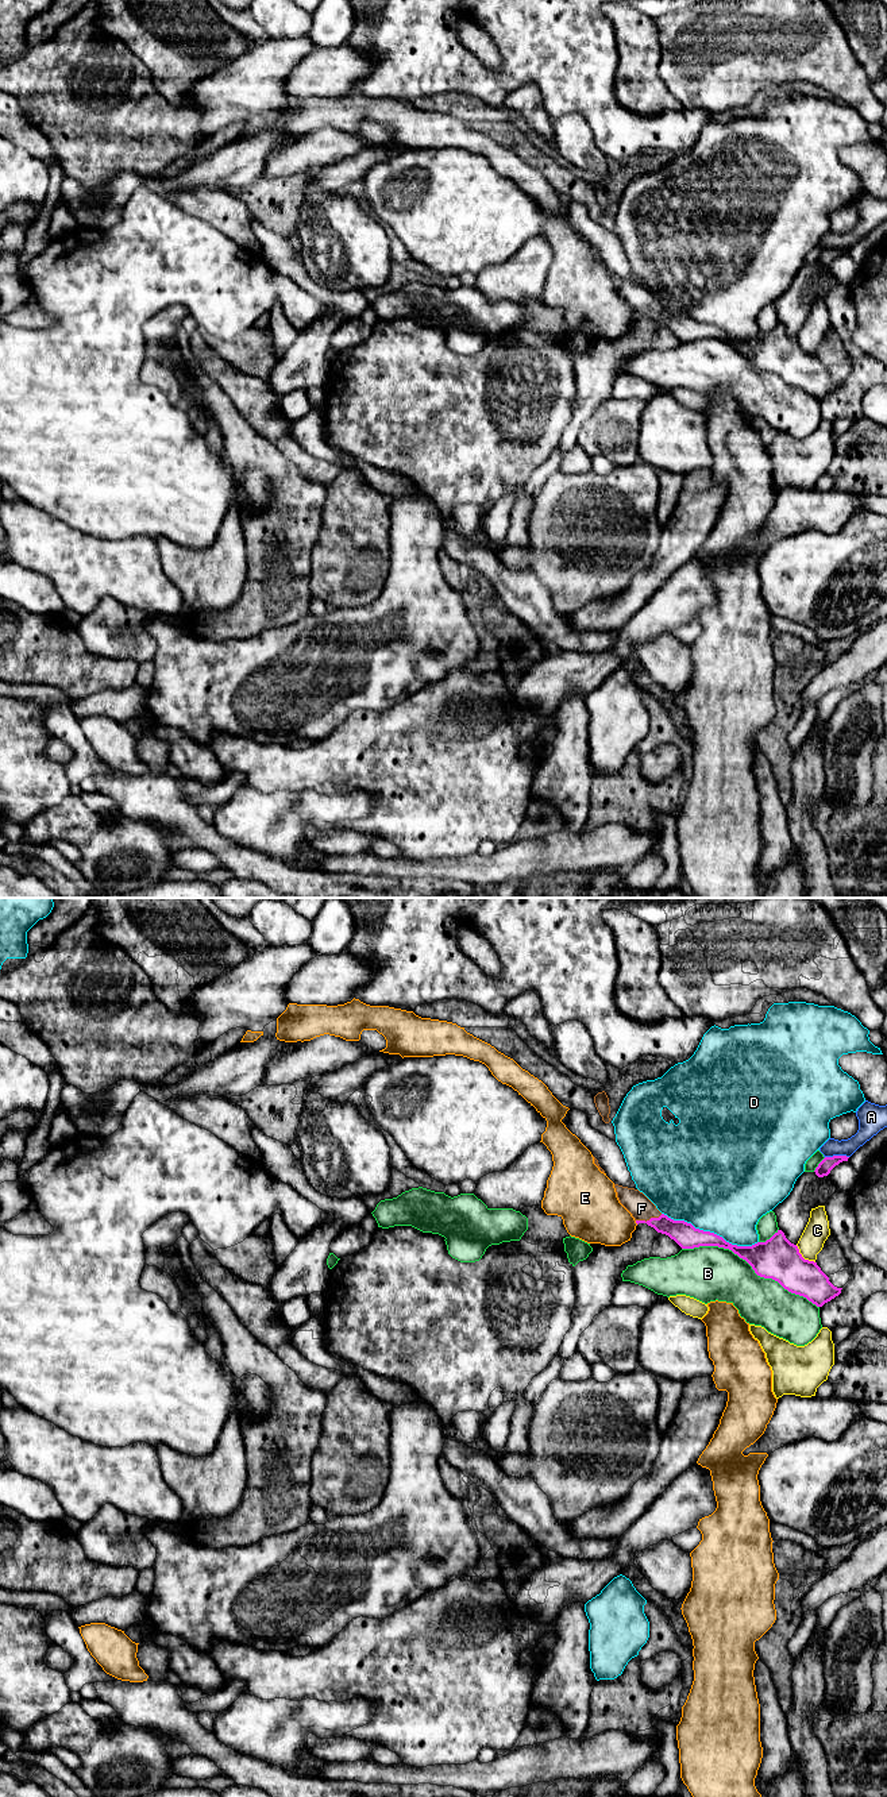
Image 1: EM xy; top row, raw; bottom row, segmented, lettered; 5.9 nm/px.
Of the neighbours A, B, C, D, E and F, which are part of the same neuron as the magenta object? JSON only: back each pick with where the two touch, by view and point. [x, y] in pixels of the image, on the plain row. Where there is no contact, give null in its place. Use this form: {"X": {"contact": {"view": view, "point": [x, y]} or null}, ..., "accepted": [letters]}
{"F": {"contact": {"view": "xy", "point": [650, 312]}}, "accepted": ["F"]}

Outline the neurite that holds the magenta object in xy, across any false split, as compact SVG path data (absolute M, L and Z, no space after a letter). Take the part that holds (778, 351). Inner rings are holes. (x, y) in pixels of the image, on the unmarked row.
M614 277L620 296L632 306L636 316L647 316L657 325L668 328L682 342L718 339L732 343L745 352L755 366L778 374L791 386L806 390L822 400L841 386L814 354L805 352L797 338L791 336L782 323L765 335L752 339L737 339L722 329L695 321L684 313L674 313L662 306L656 298L639 282Z

